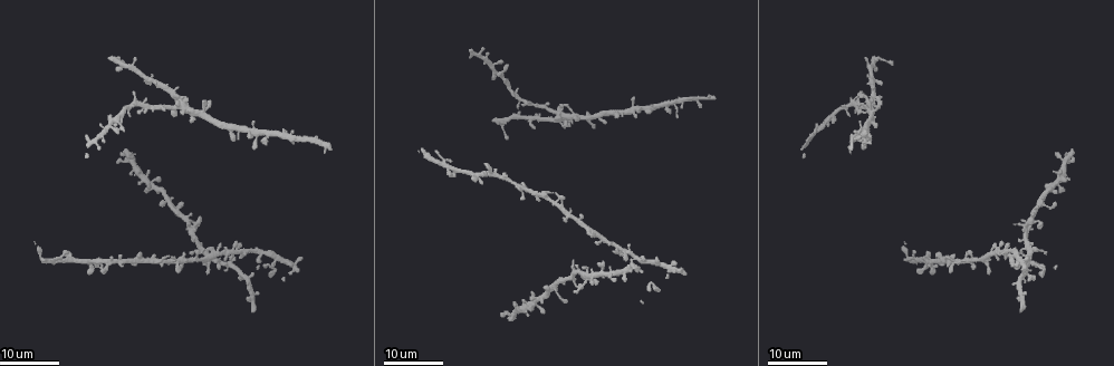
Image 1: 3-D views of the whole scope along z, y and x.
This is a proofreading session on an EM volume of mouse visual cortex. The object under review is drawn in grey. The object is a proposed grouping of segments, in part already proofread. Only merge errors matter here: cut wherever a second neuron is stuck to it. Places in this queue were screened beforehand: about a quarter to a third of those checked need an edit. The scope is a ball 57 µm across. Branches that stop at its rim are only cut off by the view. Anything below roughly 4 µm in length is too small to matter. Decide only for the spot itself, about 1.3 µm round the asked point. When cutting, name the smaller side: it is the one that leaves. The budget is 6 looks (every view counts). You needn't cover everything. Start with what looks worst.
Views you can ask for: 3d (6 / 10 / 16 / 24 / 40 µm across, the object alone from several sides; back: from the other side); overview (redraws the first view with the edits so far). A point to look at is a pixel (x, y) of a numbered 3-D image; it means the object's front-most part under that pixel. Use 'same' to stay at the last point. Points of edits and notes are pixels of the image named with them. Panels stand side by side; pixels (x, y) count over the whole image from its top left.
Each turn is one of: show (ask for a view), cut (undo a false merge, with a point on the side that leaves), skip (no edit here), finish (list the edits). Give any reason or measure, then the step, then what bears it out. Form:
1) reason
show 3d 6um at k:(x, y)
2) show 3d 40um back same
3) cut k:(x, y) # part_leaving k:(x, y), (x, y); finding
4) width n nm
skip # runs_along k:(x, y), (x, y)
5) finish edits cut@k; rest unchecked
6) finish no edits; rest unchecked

four-way junction
show 3d 16um at 1:(291, 138)

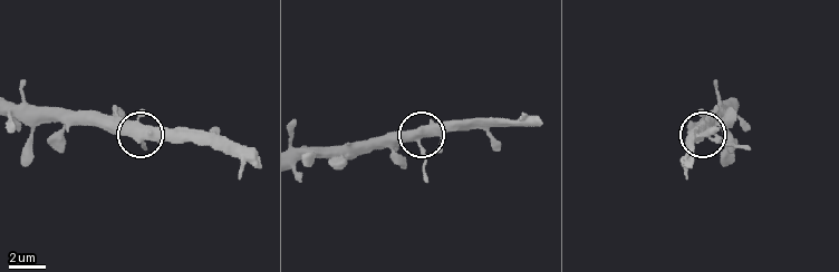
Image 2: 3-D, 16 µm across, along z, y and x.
show 3d 10um at 2:(416, 139)

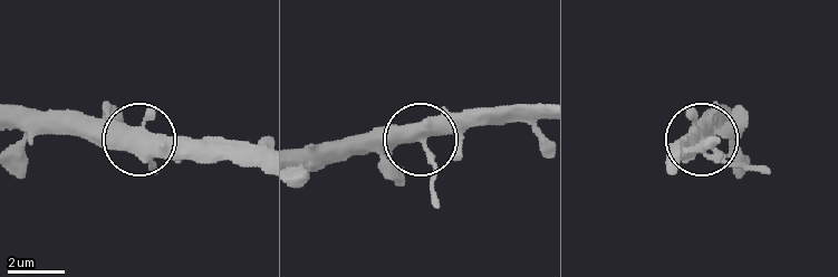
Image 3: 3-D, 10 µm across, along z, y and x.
side_arm 8 um
skip # one neuron here

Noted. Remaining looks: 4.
looks like a crossing
show 3d 24um at 1:(872, 102)

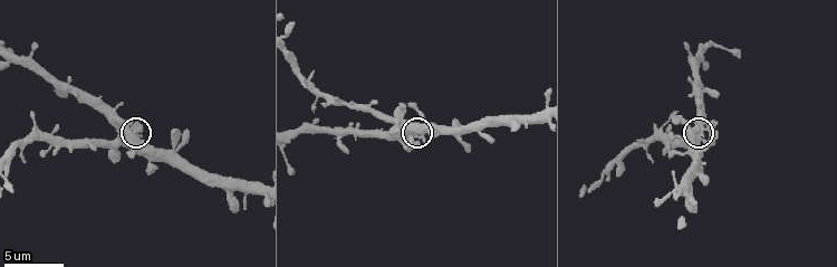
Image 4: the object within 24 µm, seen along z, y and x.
show 3d 10um at 4:(700, 134)

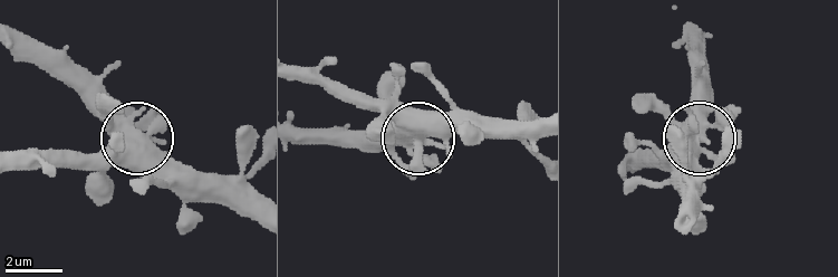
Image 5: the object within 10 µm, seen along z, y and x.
skip # runs_along 5:(301, 66), (373, 99), (412, 135), (347, 137); one neuron here

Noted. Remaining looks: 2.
show 3d 24um at 1:(553, 290)

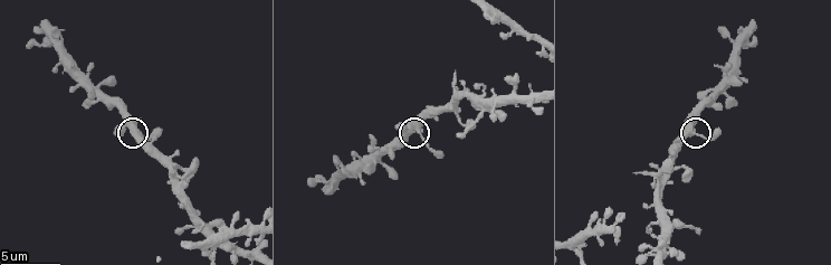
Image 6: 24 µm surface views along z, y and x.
show 3d 6um at 6:(692, 132)

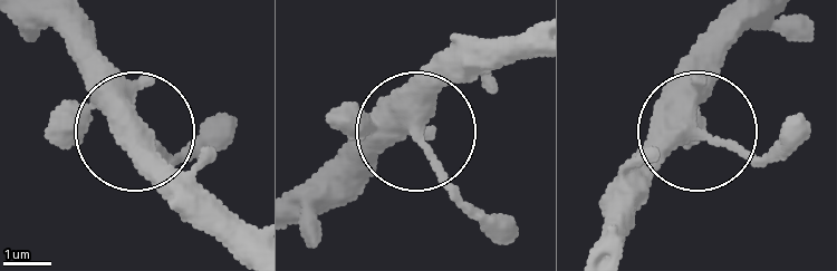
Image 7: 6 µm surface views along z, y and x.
skip # continuous, no second neuron

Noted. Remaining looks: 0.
finish no edits; rest unchecked

